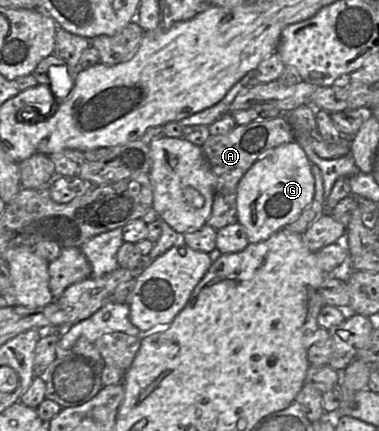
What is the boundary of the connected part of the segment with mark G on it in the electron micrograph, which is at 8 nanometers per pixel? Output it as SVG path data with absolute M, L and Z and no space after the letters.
M292 141L270 148L253 163L237 185L237 222L245 228L249 243L263 242L275 232L295 221L313 201L314 192L315 180L312 174L311 162L301 146Z

